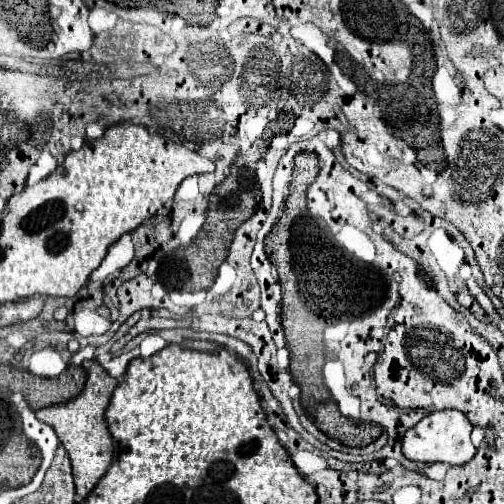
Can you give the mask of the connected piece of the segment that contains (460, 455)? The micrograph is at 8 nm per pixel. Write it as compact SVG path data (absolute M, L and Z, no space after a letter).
M460 410L432 412L404 434L402 452L406 458L414 462L422 462L422 464L432 464L432 462L466 464L476 454L476 446L470 440L470 432L472 432L472 424L464 412Z

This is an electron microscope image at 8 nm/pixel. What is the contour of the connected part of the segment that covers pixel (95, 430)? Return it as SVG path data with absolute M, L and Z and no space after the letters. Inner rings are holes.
M84 360L84 368L88 372L88 382L86 382L80 396L72 398L70 402L48 406L48 408L42 408L36 412L36 416L42 422L50 424L56 430L62 446L66 448L66 452L72 460L76 494L80 498L86 498L94 490L94 486L98 484L102 474L112 464L114 440L112 440L112 434L110 434L108 424L106 424L106 408L110 404L112 392L118 386L118 380L112 378L96 360Z

